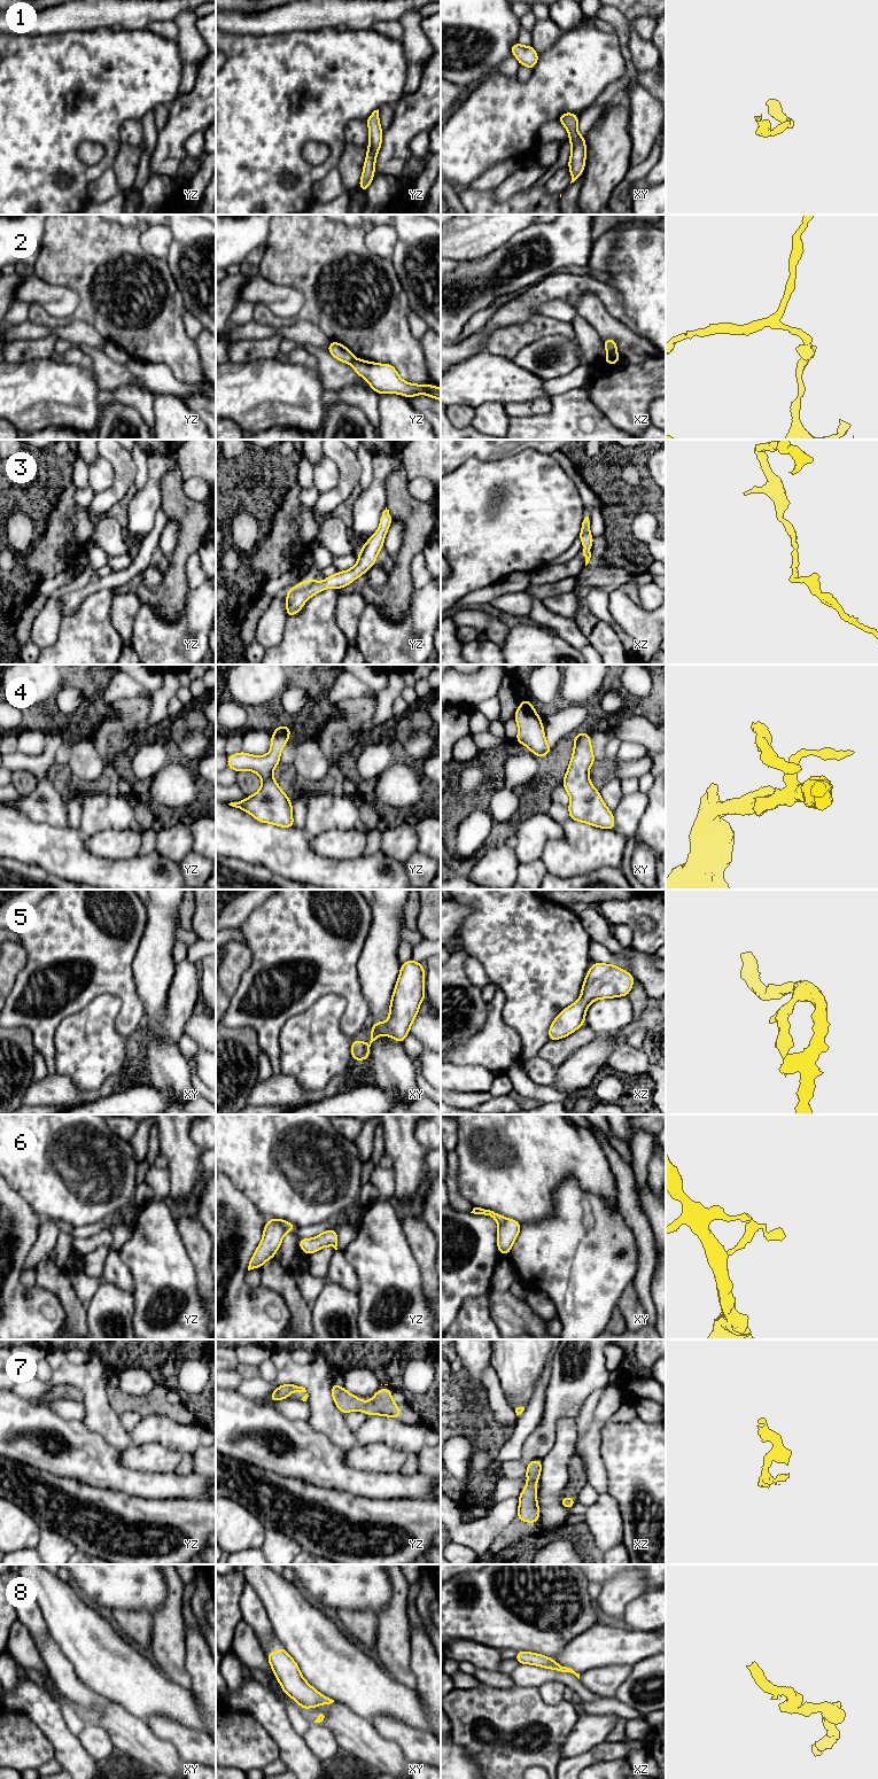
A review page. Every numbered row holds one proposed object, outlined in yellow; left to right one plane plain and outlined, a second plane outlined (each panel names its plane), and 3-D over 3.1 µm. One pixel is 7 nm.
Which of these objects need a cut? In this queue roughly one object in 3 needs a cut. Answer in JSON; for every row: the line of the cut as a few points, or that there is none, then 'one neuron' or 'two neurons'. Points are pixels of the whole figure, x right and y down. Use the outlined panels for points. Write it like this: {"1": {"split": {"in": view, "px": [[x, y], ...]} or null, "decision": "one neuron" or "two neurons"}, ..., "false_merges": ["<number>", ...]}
{"1": {"split": null, "decision": "one neuron"}, "2": {"split": {"in": "xz", "px": [[615, 350], [608, 352]]}, "decision": "two neurons"}, "3": {"split": null, "decision": "one neuron"}, "4": {"split": null, "decision": "one neuron"}, "5": {"split": null, "decision": "one neuron"}, "6": {"split": {"in": "yz", "px": [[273, 1218], [286, 1230]]}, "decision": "two neurons"}, "7": {"split": null, "decision": "one neuron"}, "8": {"split": null, "decision": "one neuron"}, "false_merges": ["2", "6"]}

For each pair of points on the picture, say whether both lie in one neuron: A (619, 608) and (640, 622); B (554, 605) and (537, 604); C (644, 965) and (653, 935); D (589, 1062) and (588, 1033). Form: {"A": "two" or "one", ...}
{"A": "one", "B": "two", "C": "two", "D": "two"}

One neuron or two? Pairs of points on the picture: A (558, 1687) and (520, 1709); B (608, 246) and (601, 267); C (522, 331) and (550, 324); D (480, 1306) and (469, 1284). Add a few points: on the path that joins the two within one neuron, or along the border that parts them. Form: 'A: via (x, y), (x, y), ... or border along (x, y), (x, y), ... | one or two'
A: border along (537, 1687), (550, 1704), (564, 1700) | two
B: via (603, 251), (601, 262) | one
C: via (529, 331), (537, 326), (543, 326) | one
D: border along (488, 1292), (469, 1296), (463, 1303), (457, 1317) | two

